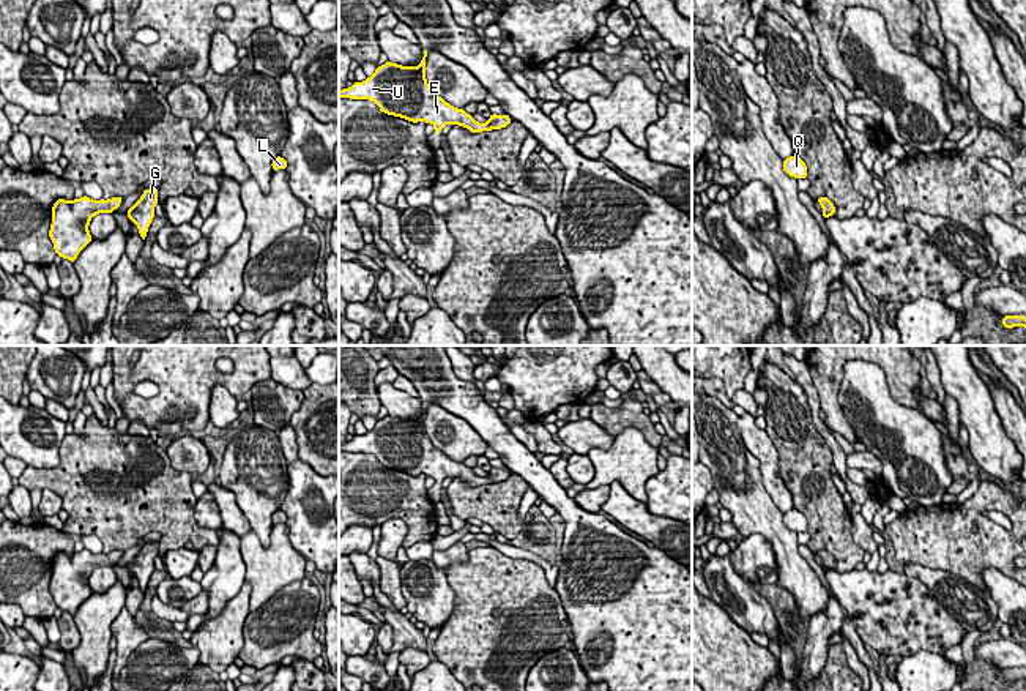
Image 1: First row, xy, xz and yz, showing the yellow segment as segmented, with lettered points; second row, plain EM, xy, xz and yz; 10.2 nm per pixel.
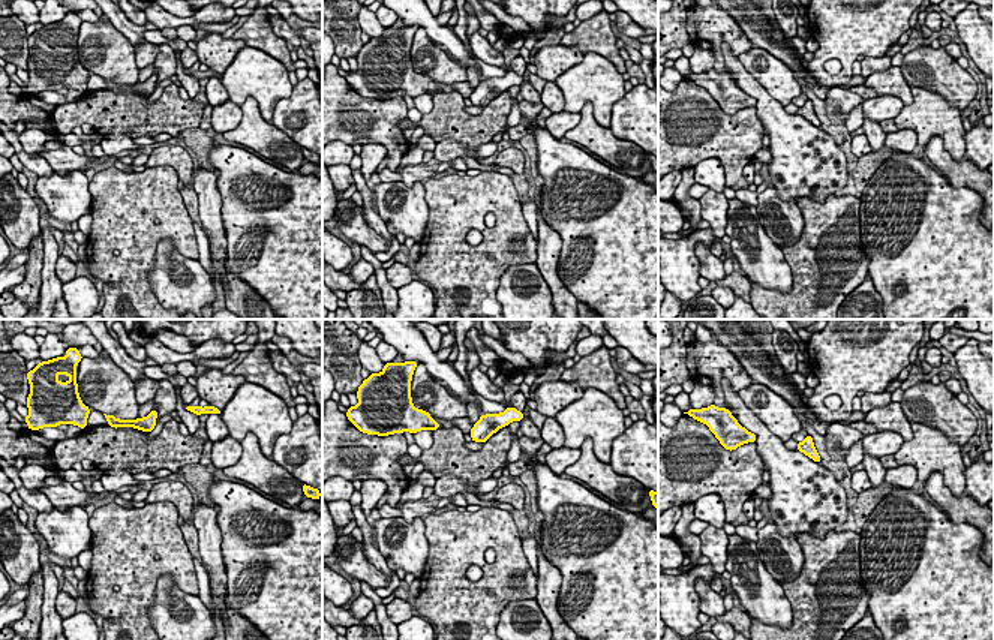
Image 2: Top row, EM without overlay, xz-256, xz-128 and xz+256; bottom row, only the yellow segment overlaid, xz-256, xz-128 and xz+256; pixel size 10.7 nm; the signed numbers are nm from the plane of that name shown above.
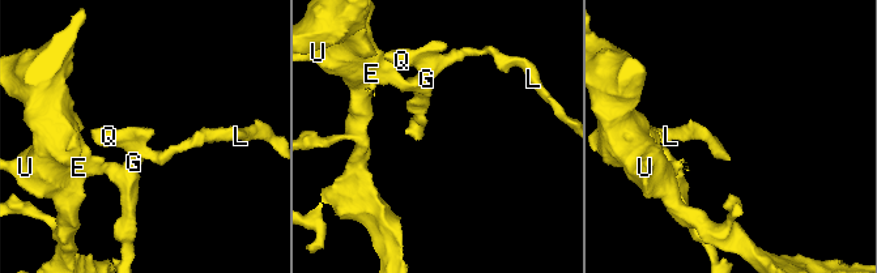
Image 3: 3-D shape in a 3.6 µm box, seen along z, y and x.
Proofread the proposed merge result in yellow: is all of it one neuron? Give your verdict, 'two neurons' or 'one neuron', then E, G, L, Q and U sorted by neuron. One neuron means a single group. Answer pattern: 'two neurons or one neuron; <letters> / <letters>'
one neuron; E G L Q U

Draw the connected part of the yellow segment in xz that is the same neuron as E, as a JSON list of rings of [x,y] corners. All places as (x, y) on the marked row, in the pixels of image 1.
[[[424,50],[419,66],[402,66],[386,62],[377,66],[372,77],[355,82],[345,90],[339,90],[339,98],[370,99],[381,112],[418,123],[426,121],[435,126],[433,133],[441,134],[444,125],[460,125],[471,133],[482,133],[506,128],[511,117],[492,114],[487,123],[478,123],[473,115],[457,109],[438,96],[426,80]]]

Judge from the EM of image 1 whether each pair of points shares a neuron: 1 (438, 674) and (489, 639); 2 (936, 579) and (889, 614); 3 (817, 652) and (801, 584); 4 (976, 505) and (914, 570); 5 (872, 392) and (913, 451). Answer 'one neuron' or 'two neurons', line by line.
1: two neurons
2: two neurons
3: two neurons
4: two neurons
5: one neuron

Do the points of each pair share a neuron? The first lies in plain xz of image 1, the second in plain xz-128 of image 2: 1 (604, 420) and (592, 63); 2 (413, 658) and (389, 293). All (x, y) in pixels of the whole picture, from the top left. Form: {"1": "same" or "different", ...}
{"1": "different", "2": "different"}

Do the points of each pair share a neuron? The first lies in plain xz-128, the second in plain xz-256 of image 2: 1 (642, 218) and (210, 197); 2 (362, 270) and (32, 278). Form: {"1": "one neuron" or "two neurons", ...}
{"1": "two neurons", "2": "two neurons"}

